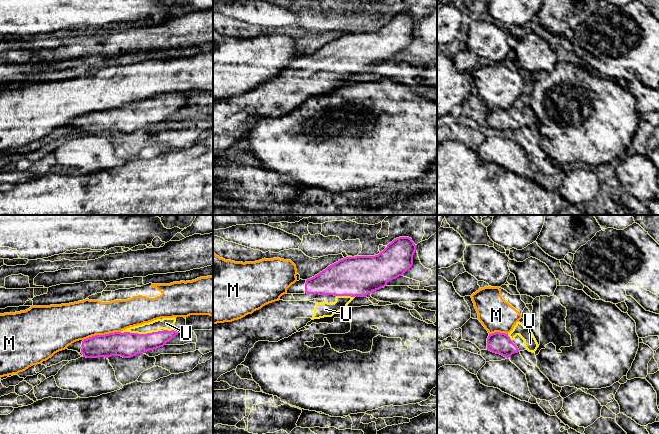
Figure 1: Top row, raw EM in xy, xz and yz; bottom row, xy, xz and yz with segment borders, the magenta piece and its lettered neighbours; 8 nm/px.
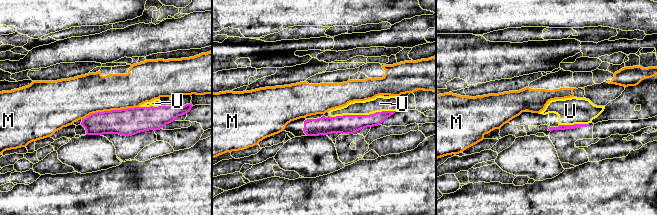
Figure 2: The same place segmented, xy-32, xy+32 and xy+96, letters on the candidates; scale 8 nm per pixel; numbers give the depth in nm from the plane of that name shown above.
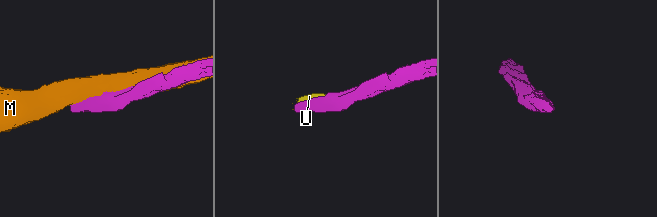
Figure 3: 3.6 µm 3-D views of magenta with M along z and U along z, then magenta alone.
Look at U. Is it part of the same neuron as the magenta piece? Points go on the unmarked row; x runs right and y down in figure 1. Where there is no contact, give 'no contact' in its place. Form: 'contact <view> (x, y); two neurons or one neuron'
contact xy (139, 110); one neuron

